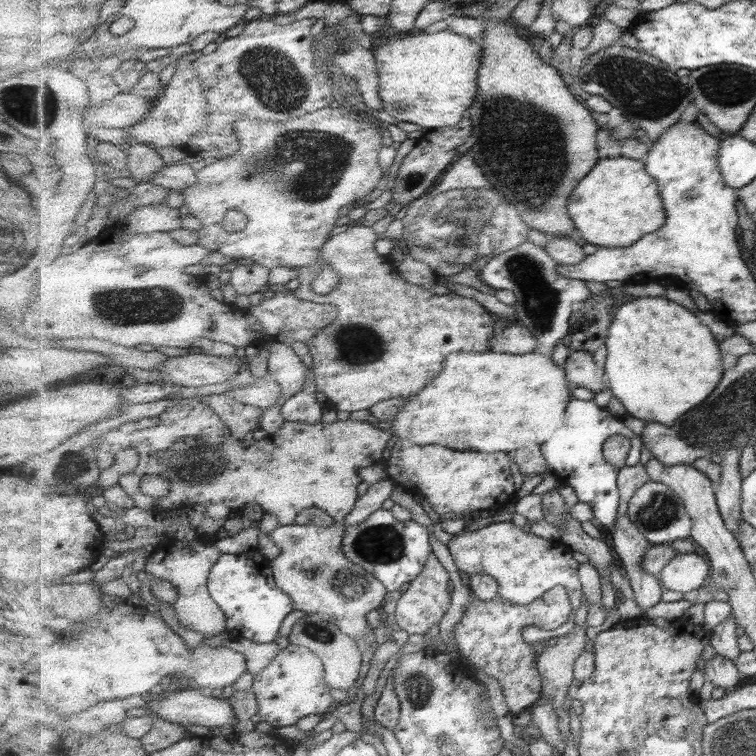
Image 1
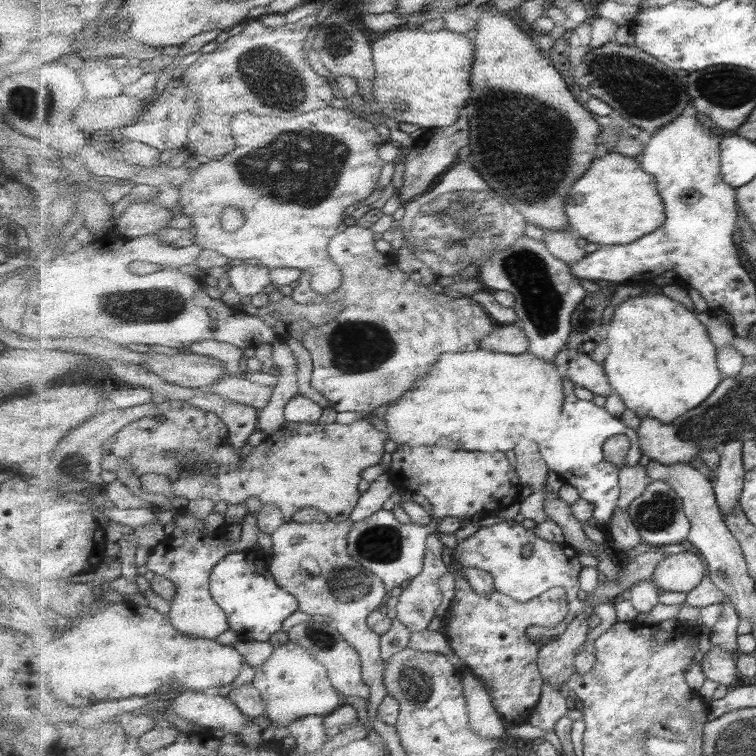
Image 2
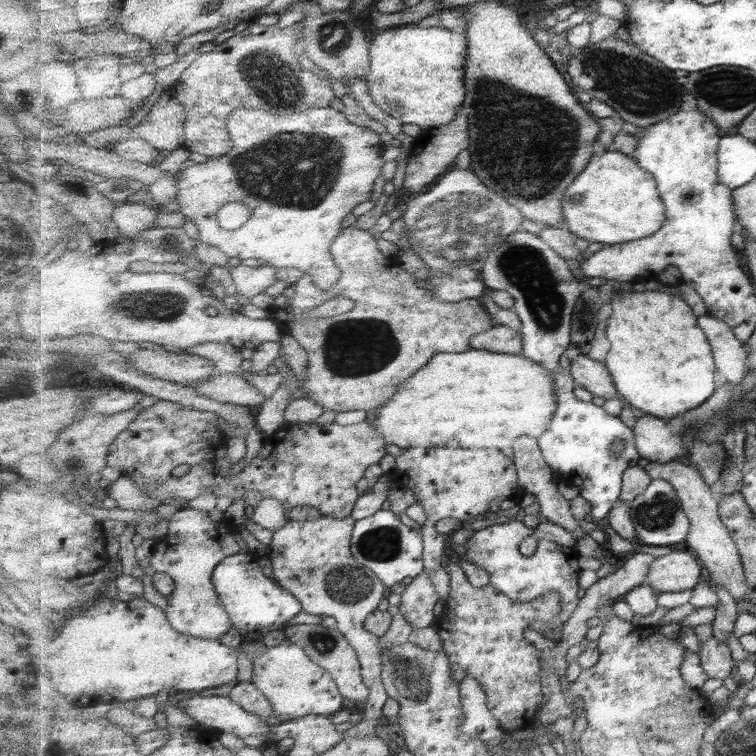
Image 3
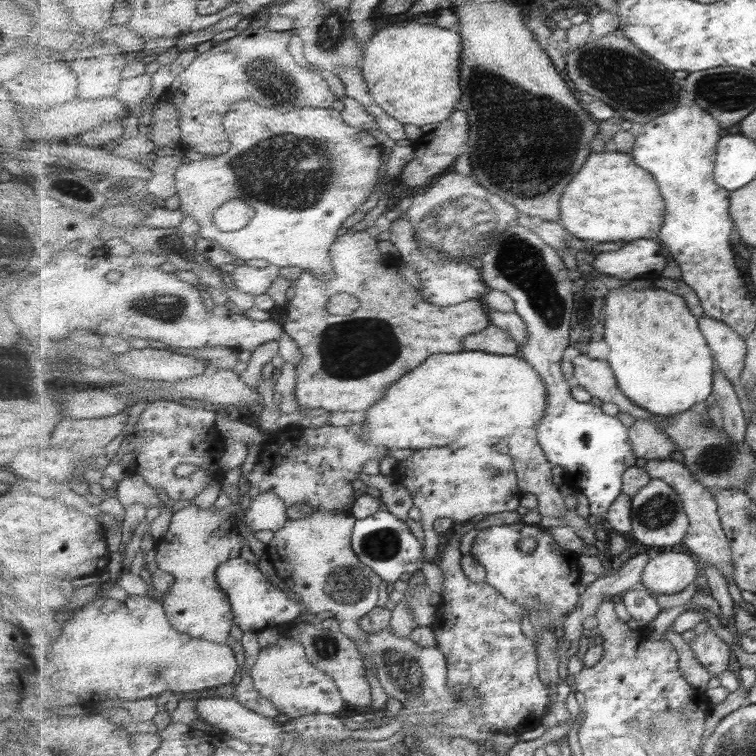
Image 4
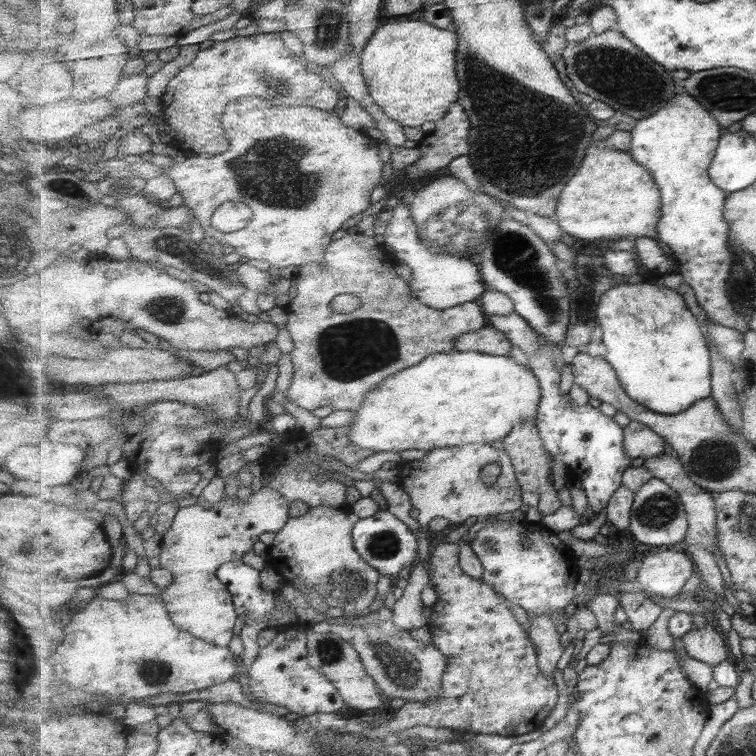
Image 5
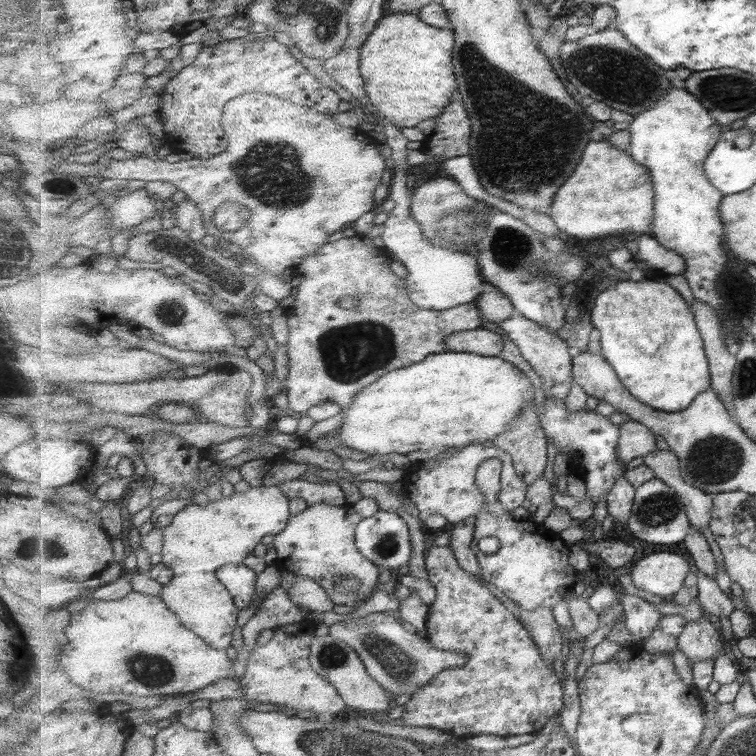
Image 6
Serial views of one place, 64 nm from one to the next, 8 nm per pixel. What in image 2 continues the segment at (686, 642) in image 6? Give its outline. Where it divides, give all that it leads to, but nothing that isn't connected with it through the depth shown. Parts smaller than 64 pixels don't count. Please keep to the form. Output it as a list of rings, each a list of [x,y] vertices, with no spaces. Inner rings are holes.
[[[712,645],[711,649],[705,653],[701,666],[707,678],[719,685],[735,684],[733,682],[739,673],[734,654],[717,645]]]

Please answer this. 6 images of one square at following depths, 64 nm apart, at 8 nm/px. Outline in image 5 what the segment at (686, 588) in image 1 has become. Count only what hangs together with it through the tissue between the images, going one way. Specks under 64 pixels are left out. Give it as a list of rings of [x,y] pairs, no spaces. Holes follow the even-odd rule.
[[[660,551],[643,559],[637,581],[647,593],[671,599],[683,592],[683,586],[695,573],[696,563],[683,552]]]

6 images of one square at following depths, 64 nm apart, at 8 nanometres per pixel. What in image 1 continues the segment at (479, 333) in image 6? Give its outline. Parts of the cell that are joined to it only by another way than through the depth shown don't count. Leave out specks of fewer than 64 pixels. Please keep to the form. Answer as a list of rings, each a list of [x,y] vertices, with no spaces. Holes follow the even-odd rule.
[[[514,322],[506,330],[496,331],[491,341],[491,349],[497,353],[531,354],[537,350],[538,341],[525,326]]]

